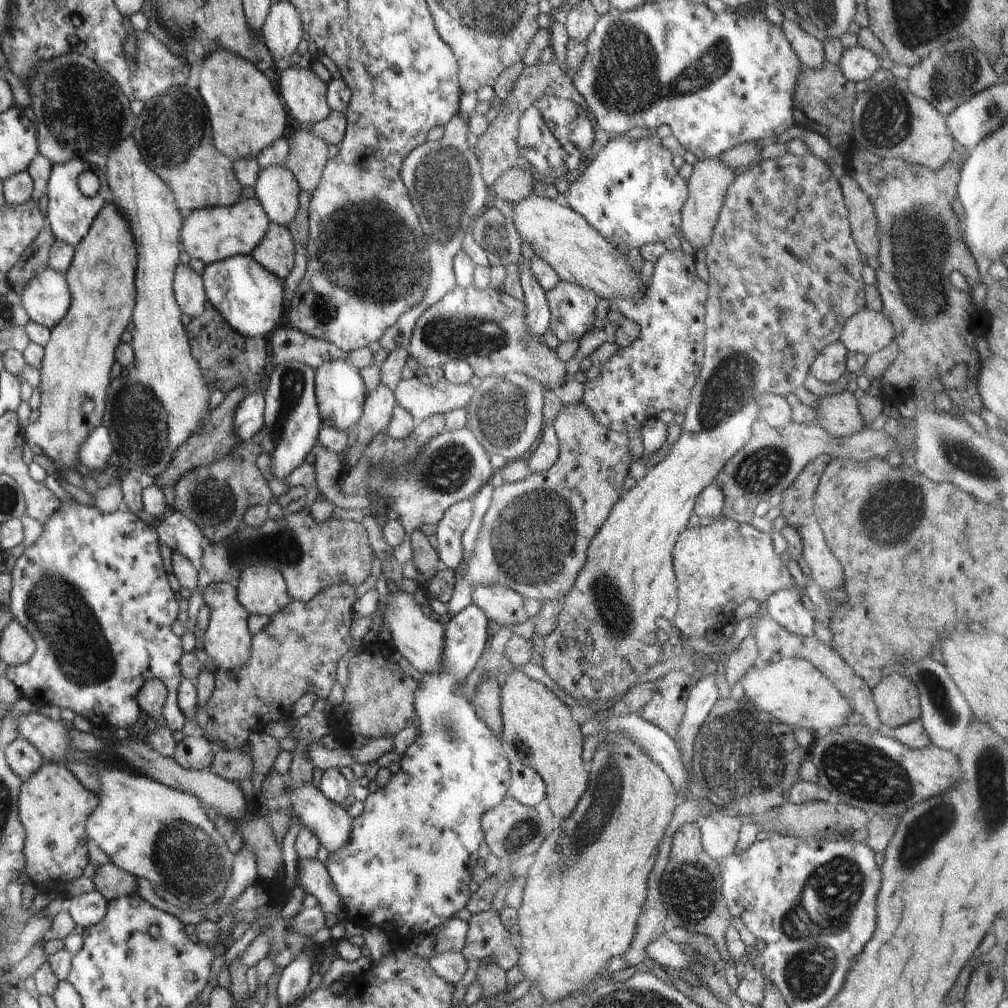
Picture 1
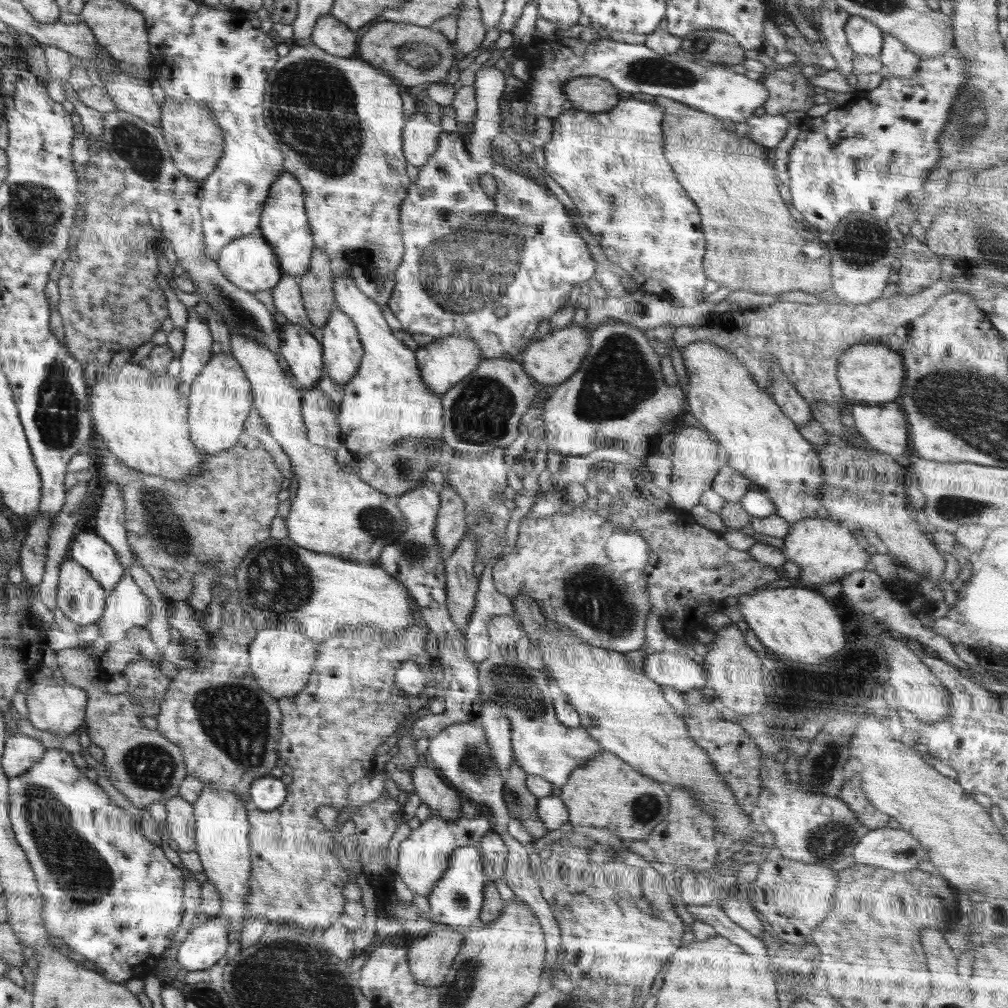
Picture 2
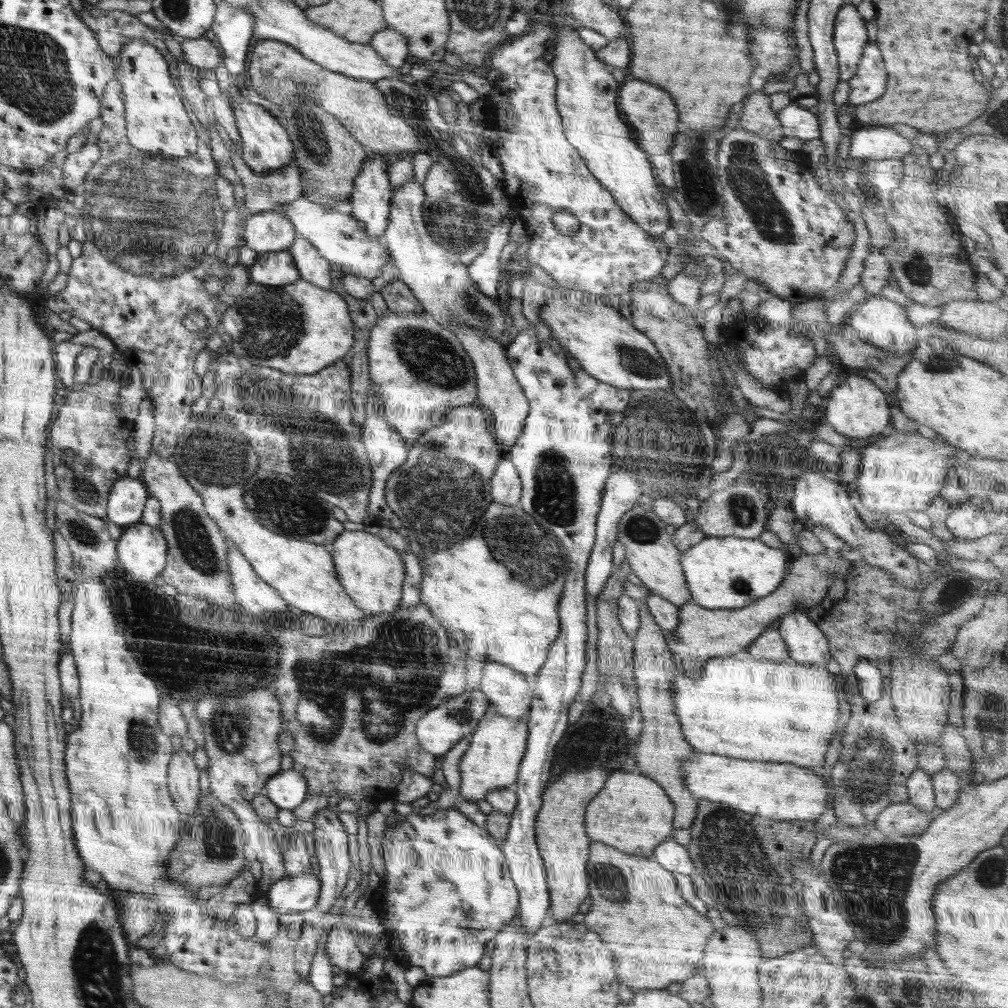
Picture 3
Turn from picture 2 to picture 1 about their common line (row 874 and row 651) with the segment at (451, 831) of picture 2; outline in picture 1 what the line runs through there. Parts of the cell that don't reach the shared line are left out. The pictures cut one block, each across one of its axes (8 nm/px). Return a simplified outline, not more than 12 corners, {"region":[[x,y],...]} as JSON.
{"region":[[414,594],[387,596],[384,630],[420,674],[441,669],[443,620]]}

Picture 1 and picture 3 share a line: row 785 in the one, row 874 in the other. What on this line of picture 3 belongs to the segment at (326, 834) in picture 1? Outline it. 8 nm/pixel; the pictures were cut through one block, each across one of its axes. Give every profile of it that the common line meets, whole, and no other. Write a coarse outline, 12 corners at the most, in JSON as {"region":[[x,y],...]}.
{"region":[[312,872],[277,880],[266,895],[277,916],[316,906]]}

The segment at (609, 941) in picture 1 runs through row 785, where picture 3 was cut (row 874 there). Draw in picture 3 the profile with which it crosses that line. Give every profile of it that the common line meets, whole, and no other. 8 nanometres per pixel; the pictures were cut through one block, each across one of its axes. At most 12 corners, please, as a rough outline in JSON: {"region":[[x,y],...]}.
{"region":[[589,846],[598,916],[632,990],[698,972],[714,928],[652,856]]}

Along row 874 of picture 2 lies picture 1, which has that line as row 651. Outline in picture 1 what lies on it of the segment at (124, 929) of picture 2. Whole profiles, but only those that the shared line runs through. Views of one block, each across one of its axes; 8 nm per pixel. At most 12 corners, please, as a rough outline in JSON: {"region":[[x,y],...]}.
{"region":[[75,500],[11,568],[22,697],[133,731],[178,706],[157,526]]}

